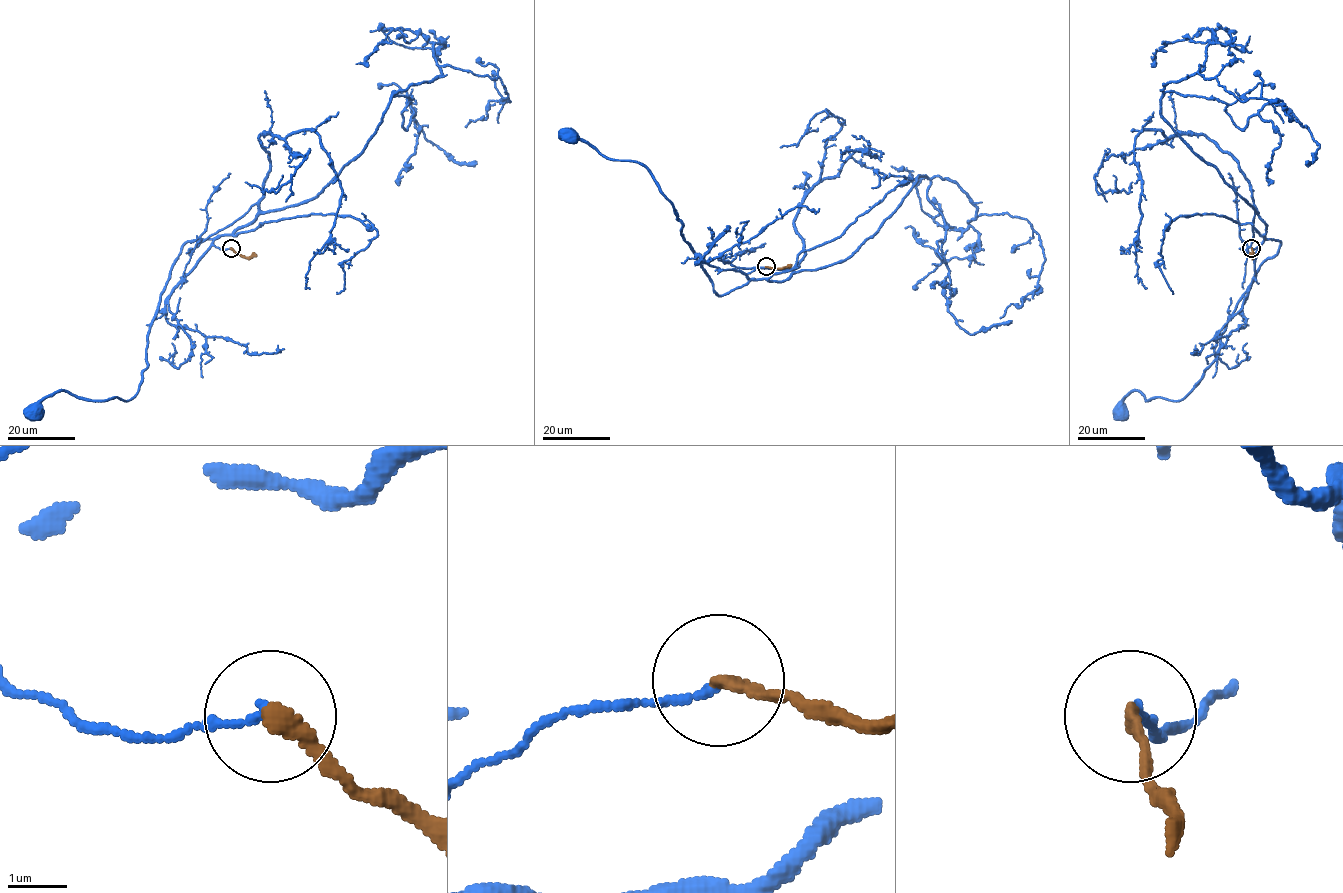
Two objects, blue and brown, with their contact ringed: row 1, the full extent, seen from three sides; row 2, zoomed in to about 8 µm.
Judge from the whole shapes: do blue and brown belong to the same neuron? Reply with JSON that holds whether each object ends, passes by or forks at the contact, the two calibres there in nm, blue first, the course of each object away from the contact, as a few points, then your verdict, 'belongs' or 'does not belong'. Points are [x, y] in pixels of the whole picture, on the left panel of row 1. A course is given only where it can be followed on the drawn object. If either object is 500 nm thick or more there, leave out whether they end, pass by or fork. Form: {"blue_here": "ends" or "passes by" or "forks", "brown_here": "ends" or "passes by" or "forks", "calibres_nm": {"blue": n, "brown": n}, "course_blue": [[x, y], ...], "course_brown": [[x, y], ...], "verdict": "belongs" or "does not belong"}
{"blue_here": "ends", "brown_here": "ends", "calibres_nm": {"blue": 120, "brown": 240}, "course_blue": [[230, 248], [212, 239], [184, 244], [151, 321], [147, 366], [131, 399], [88, 400], [58, 390], [35, 413]], "course_brown": [[230, 248], [246, 257], [256, 254]], "verdict": "does not belong"}

